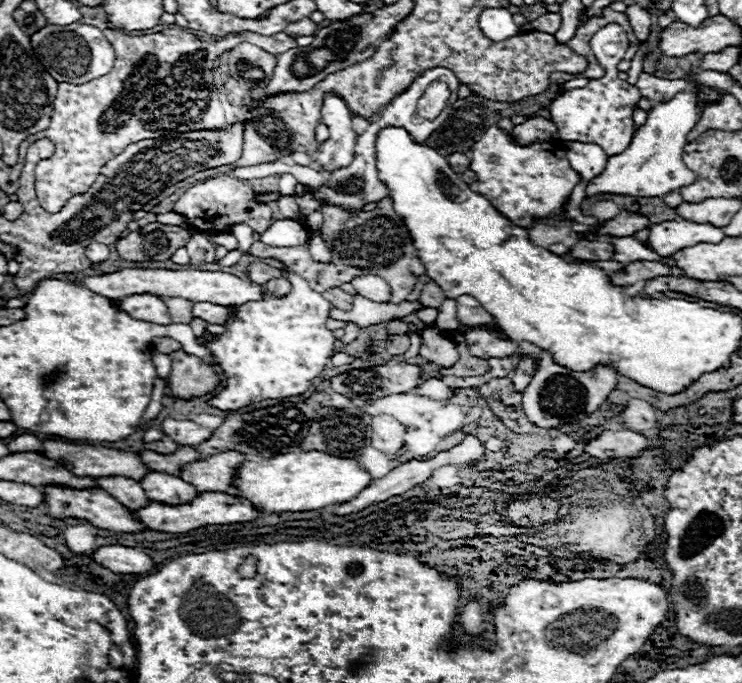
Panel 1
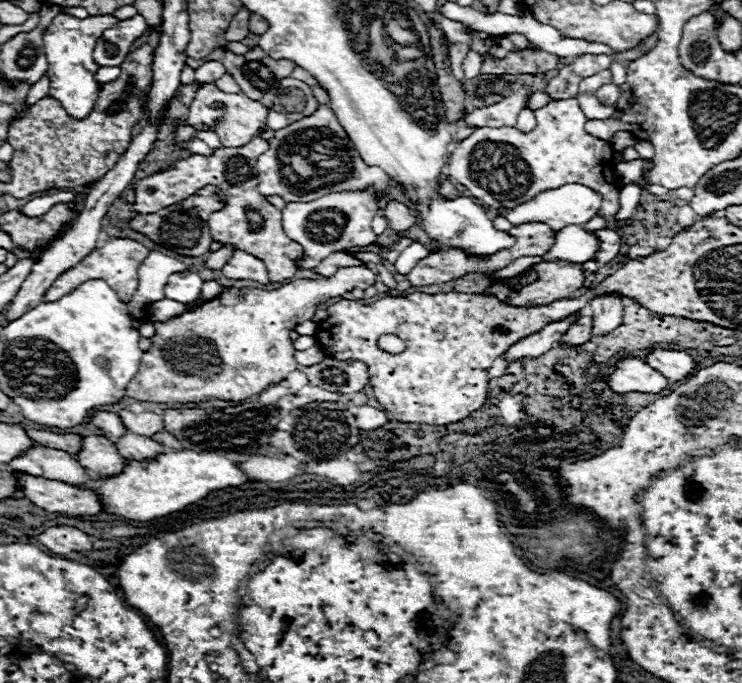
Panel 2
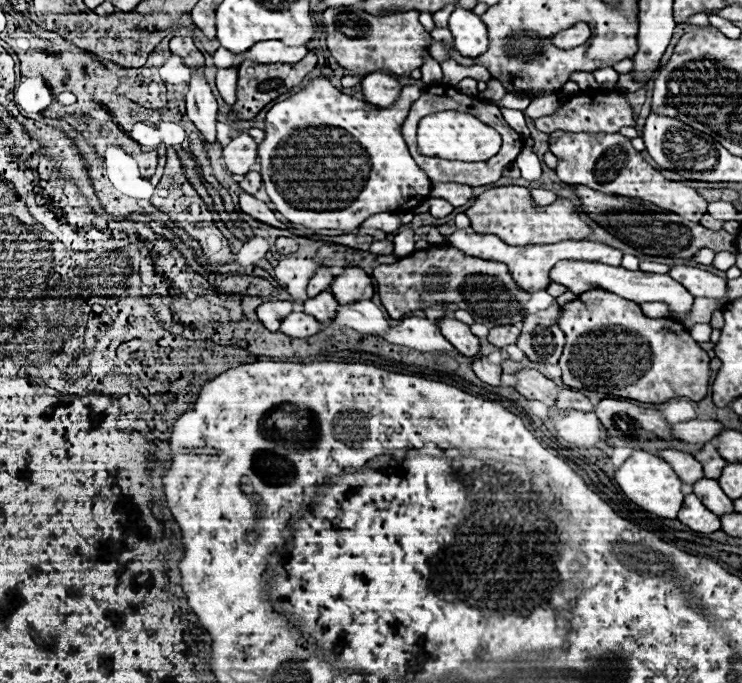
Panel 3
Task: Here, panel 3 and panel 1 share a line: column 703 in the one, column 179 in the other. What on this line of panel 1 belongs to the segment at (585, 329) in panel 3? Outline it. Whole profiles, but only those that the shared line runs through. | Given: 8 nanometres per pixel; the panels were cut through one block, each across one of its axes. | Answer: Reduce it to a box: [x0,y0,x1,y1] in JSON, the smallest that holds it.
[168,350,220,400]

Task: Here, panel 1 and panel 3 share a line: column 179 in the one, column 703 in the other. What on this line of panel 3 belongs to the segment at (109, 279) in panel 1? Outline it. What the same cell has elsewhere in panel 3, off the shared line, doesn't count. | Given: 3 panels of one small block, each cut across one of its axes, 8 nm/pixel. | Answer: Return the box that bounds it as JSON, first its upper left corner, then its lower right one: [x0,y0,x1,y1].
[668,266,726,298]

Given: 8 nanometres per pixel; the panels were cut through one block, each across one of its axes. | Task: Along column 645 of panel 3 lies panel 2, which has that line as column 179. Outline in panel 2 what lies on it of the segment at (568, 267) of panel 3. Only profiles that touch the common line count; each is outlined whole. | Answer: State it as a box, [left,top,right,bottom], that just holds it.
[164,270,202,304]

